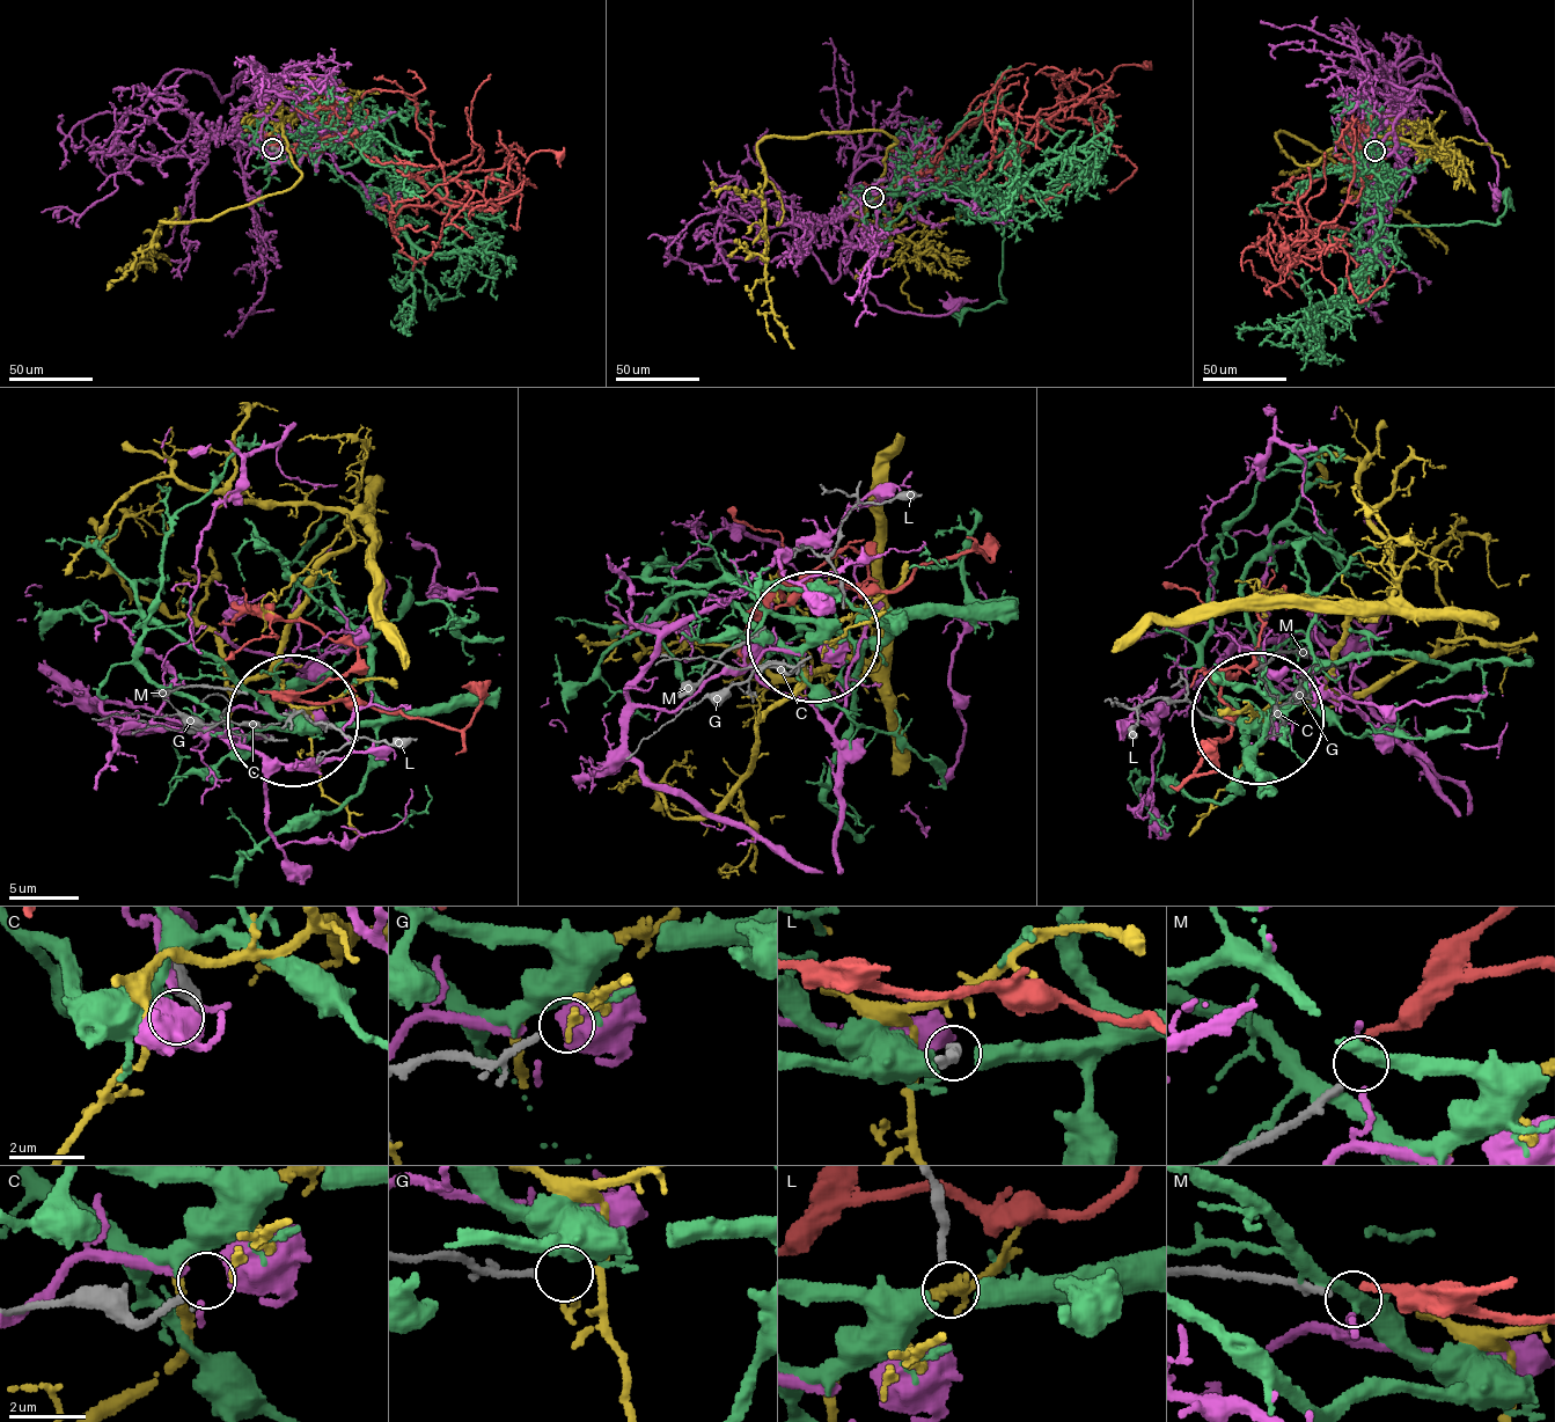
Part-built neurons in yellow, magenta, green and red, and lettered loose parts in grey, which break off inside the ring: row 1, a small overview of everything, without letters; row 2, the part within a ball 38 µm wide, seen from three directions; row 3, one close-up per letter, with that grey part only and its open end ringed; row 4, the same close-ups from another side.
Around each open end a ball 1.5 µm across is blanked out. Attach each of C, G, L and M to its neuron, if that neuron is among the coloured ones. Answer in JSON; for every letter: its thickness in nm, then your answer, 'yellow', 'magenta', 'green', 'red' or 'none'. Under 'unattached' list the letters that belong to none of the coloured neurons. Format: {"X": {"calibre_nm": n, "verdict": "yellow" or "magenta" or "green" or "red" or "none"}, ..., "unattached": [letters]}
{"C": {"calibre_nm": 170, "verdict": "none"}, "G": {"calibre_nm": 160, "verdict": "none"}, "L": {"calibre_nm": 190, "verdict": "green"}, "M": {"calibre_nm": 200, "verdict": "red"}, "unattached": ["C", "G"]}

